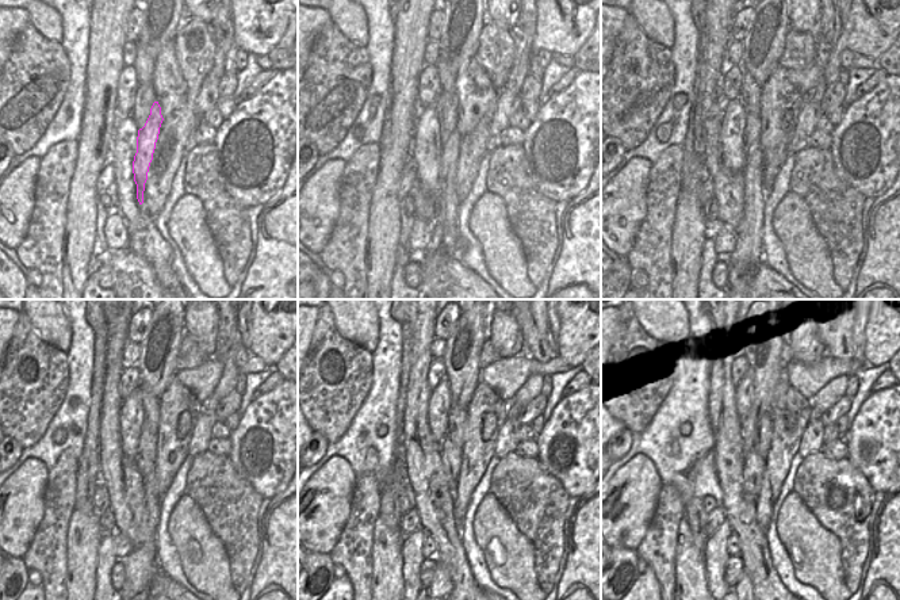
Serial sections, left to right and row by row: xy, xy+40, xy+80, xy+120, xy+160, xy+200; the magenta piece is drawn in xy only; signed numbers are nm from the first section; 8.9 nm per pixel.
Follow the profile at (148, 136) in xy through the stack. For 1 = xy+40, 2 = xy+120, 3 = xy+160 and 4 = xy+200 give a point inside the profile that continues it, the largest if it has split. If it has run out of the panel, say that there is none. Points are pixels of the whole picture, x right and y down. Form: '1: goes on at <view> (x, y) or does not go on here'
1: goes on at xy+40 (445, 236)
2: goes on at xy+120 (140, 565)
3: goes on at xy+160 (441, 574)
4: goes on at xy+200 (745, 574)

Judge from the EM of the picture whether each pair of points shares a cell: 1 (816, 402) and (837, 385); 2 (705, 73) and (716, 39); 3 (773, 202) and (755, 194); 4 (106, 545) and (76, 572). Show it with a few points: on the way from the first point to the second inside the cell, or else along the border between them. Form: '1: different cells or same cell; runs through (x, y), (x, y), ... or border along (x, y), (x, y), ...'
1: same cell; runs through (822, 400), (831, 390)
2: same cell; runs through (709, 65), (712, 61), (712, 48)
3: different cells; border along (766, 191), (765, 217), (761, 230)
4: different cells; border along (103, 535), (99, 543), (95, 583)

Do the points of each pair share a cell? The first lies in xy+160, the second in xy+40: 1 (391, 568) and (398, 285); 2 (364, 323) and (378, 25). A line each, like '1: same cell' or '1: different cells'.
1: different cells
2: different cells

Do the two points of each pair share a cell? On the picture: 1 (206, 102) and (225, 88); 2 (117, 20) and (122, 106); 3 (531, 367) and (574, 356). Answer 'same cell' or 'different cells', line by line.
1: different cells
2: different cells
3: different cells

